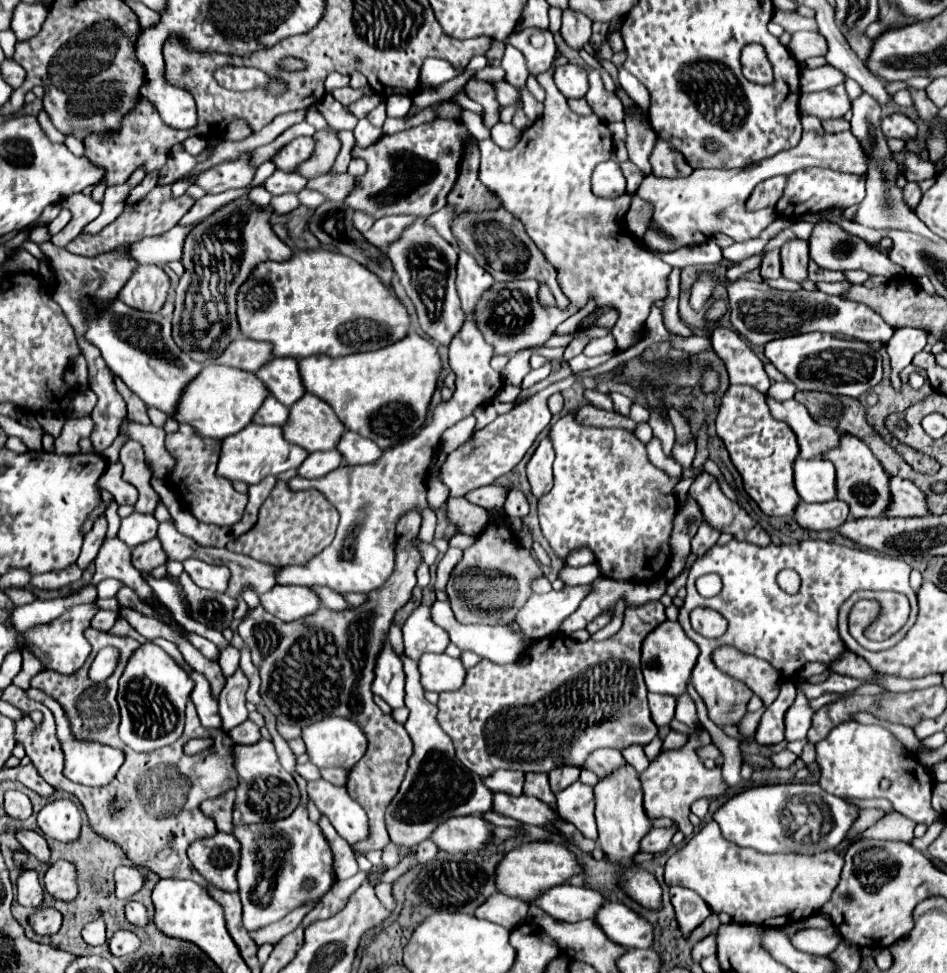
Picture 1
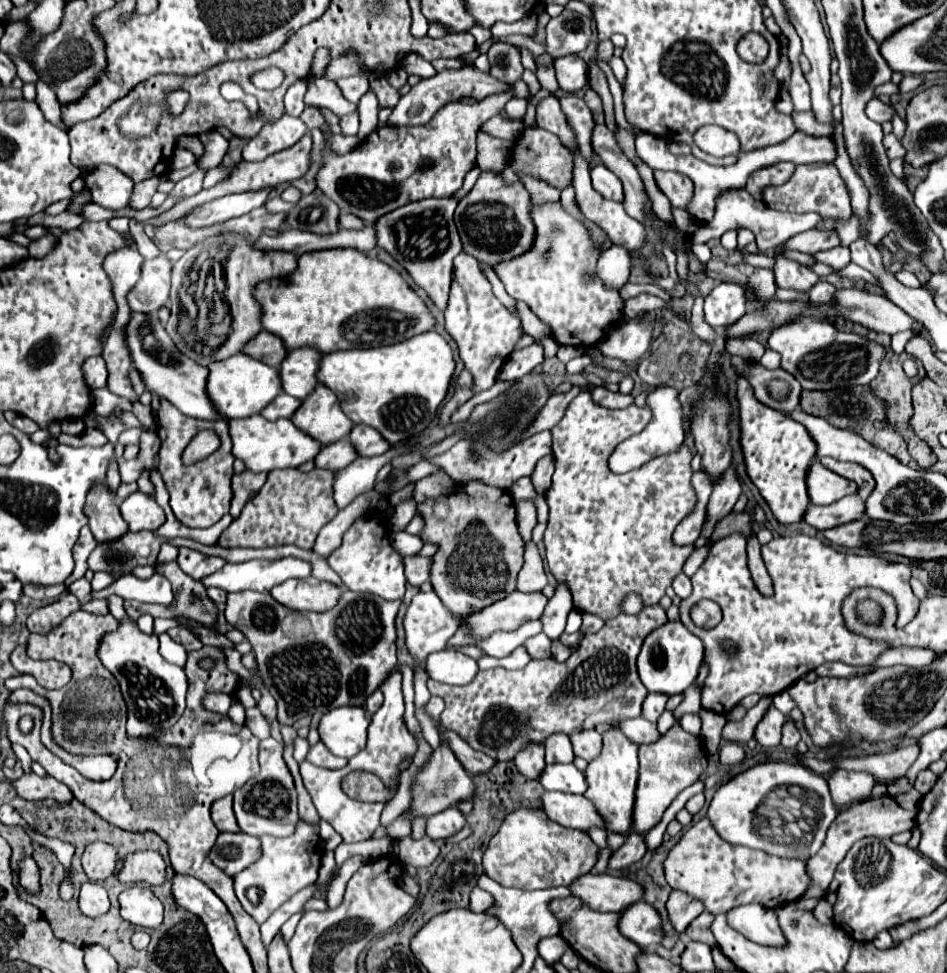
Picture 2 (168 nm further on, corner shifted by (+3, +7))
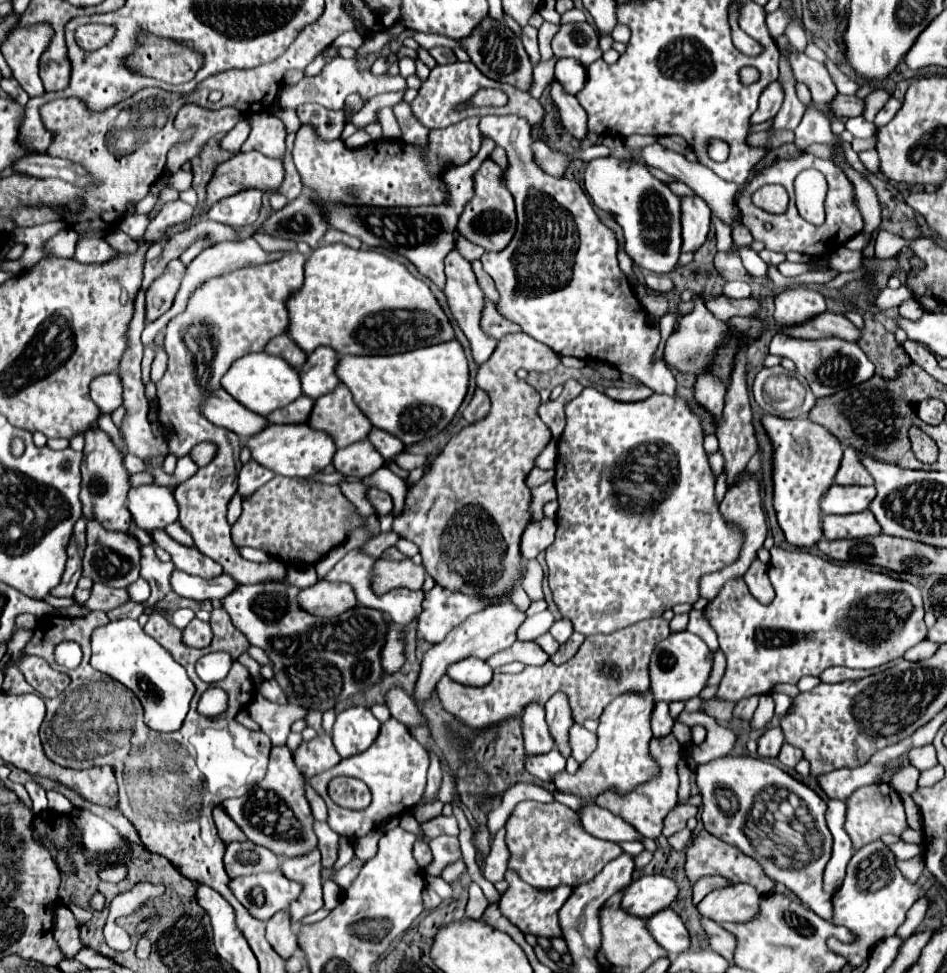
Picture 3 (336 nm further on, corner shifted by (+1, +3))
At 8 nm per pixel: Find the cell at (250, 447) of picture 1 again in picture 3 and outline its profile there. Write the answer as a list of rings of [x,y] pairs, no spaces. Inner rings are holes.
[[[307,423],[299,425],[267,425],[263,431],[247,439],[247,447],[255,461],[283,477],[311,477],[331,465],[337,451],[329,433],[311,429]]]

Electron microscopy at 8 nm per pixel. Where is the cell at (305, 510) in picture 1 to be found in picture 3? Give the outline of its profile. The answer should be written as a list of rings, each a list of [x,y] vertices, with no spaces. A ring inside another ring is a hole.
[[[275,475],[267,485],[243,499],[243,513],[231,527],[231,539],[237,547],[263,549],[277,559],[281,557],[287,567],[315,565],[331,549],[343,545],[349,533],[359,527],[369,529],[373,537],[381,533],[379,517],[361,517],[337,485],[317,485]]]

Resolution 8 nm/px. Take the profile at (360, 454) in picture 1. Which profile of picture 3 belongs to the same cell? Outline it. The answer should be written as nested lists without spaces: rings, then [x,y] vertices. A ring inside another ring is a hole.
[[[373,427],[367,439],[369,439],[369,441],[375,445],[375,449],[385,457],[385,461],[387,461],[387,459],[393,459],[395,455],[399,455],[401,451],[405,451],[403,441],[399,441],[399,439],[393,437],[391,433],[385,433],[383,429],[375,429],[375,427]]]

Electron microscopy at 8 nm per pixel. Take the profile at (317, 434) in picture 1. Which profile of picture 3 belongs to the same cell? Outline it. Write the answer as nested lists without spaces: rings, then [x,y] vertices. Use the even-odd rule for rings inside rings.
[[[343,383],[315,401],[307,423],[319,431],[329,433],[337,447],[347,447],[367,439],[367,433],[373,427],[363,411],[355,405],[351,391]]]

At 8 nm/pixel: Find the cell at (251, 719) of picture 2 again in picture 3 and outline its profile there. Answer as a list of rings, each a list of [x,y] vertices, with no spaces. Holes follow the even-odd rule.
[[[255,695],[249,705],[249,715],[259,723],[261,731],[271,737],[273,745],[285,745],[291,723],[305,717],[307,713],[309,709],[301,705],[277,705],[267,701],[263,695]]]

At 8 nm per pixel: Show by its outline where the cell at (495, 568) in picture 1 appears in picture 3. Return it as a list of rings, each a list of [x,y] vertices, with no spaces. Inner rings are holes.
[[[507,333],[501,337],[495,353],[479,367],[477,373],[477,387],[481,387],[491,399],[489,415],[453,435],[429,471],[417,483],[407,487],[405,507],[393,519],[393,531],[419,547],[423,567],[435,583],[447,589],[463,589],[465,593],[503,597],[521,581],[523,561],[519,541],[531,521],[531,491],[525,485],[525,477],[535,467],[537,455],[551,441],[551,431],[537,413],[540,395],[526,381],[517,379],[517,371],[525,369],[543,373],[556,368],[560,362],[560,355],[525,333]]]

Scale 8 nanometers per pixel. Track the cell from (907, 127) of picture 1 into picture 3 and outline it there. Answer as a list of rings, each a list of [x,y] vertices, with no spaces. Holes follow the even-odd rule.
[[[837,95],[829,103],[829,109],[837,117],[857,117],[863,113],[863,99],[857,99],[855,95]]]

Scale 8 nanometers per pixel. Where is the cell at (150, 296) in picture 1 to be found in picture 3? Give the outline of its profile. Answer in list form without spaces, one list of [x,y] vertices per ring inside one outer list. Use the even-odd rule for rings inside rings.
[[[175,259],[167,265],[163,277],[151,283],[151,289],[147,289],[147,321],[155,321],[157,317],[171,309],[183,275],[185,265],[179,259]]]

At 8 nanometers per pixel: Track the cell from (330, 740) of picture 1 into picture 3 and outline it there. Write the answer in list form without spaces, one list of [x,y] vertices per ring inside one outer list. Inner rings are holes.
[[[349,707],[337,715],[333,725],[333,743],[341,757],[351,757],[373,745],[381,723],[367,707]]]

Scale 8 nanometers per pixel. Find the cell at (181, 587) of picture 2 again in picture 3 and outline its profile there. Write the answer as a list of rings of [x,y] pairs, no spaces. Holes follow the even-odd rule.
[[[141,545],[141,577],[151,585],[151,597],[147,605],[155,605],[171,591],[171,569],[175,569],[171,561],[163,563],[157,559],[153,545]]]

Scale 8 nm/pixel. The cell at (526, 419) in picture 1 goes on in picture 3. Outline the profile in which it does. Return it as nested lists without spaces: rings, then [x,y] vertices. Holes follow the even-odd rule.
[[[367,489],[367,491],[365,491],[365,497],[369,499],[369,503],[373,505],[373,509],[375,509],[375,513],[377,513],[379,517],[392,513],[393,502],[390,495],[385,493],[385,491]]]

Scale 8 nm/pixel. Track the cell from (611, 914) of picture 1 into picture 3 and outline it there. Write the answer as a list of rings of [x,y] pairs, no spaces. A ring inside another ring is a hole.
[[[665,909],[663,913],[657,913],[655,917],[647,919],[647,927],[651,929],[655,941],[659,941],[659,945],[663,945],[671,953],[671,957],[691,947],[689,931],[673,909]]]

